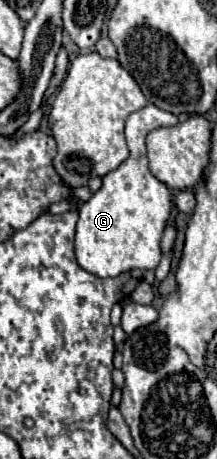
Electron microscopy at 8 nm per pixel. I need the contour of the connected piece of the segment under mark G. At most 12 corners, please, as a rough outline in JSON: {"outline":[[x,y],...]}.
{"outline":[[178,117],[126,119],[130,157],[80,205],[74,251],[98,277],[156,269],[172,193],[146,135]]}

